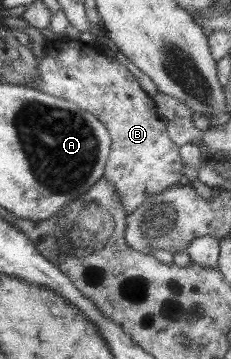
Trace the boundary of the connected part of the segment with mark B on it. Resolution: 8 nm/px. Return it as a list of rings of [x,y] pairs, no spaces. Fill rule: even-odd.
[[[67,37],[46,42],[43,53],[42,58],[36,58],[36,81],[30,81],[30,83],[26,83],[26,86],[34,84],[36,90],[40,92],[68,100],[84,111],[91,112],[96,119],[100,120],[100,123],[104,124],[104,127],[110,132],[111,149],[107,163],[103,167],[103,175],[115,187],[116,195],[119,196],[126,214],[138,209],[144,201],[147,201],[148,196],[159,194],[160,191],[177,185],[176,181],[182,175],[178,146],[166,137],[164,123],[158,119],[152,99],[146,97],[146,93],[140,89],[140,85],[136,81],[138,73],[134,69],[120,58],[112,61],[112,58],[106,59],[106,57],[94,53],[92,49],[86,51],[82,42]]]

